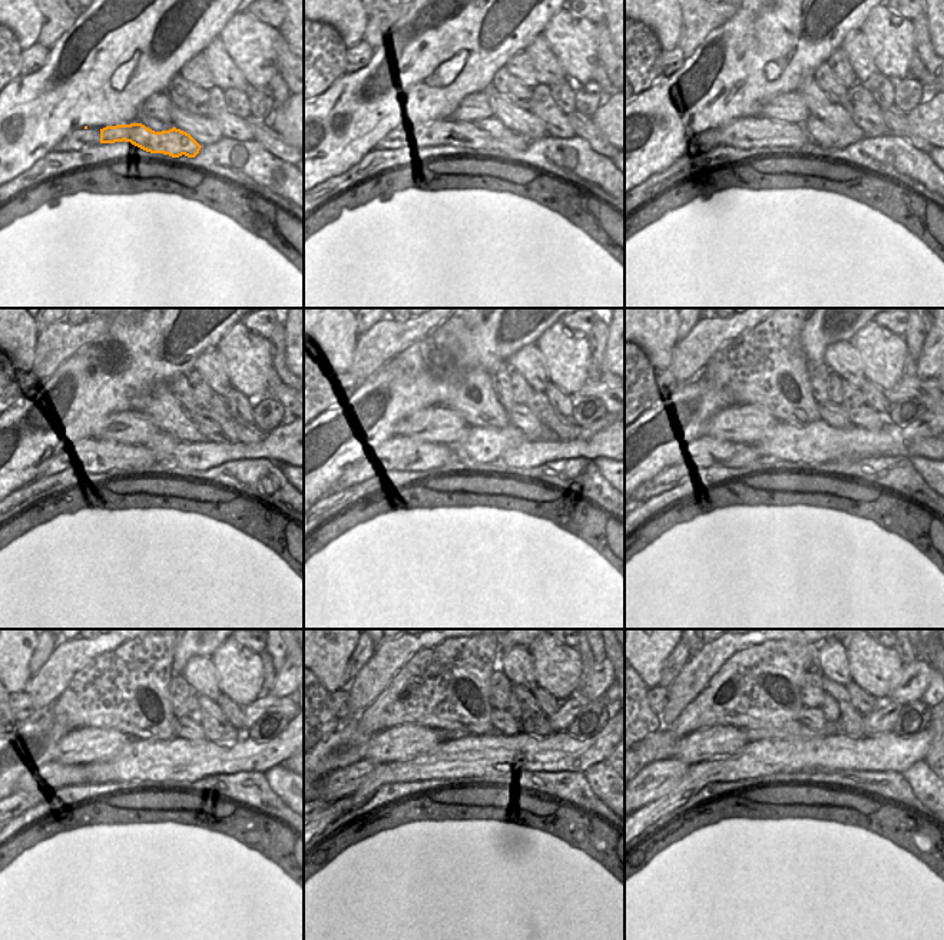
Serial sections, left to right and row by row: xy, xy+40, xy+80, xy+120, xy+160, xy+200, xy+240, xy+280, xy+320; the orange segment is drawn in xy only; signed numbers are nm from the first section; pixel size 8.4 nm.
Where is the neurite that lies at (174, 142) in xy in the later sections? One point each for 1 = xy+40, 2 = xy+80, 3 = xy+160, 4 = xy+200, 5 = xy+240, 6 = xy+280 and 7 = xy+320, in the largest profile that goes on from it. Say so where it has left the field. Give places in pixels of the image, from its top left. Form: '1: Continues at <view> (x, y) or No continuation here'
1: Continues at xy+40 (443, 132)
2: Continues at xy+80 (745, 132)
3: Continues at xy+160 (400, 452)
4: Continues at xy+200 (719, 453)
5: Continues at xy+240 (72, 774)
6: Continues at xy+280 (341, 783)
7: Continues at xy+320 (656, 780).

